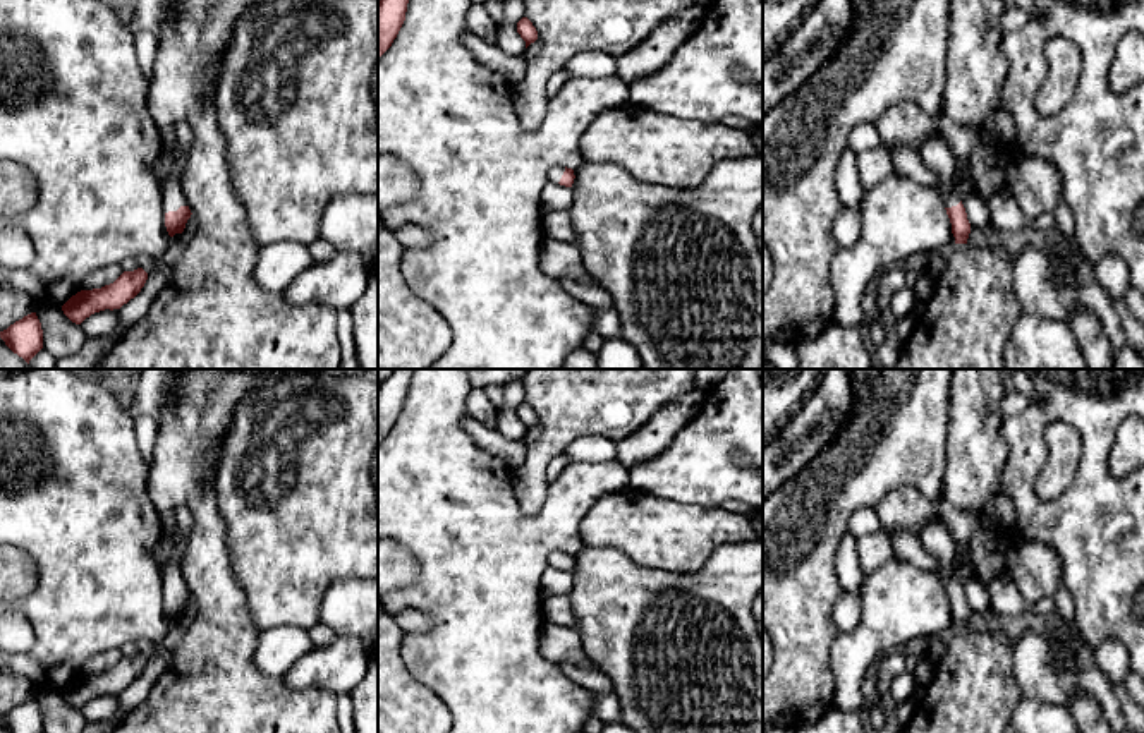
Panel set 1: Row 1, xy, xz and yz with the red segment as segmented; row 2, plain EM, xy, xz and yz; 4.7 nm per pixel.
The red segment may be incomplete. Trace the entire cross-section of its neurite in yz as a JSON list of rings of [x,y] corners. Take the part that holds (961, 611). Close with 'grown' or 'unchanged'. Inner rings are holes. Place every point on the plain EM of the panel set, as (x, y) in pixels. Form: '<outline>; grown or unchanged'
[[[938,517],[922,529],[917,539],[921,541],[924,549],[938,561],[936,577],[940,579],[946,599],[950,603],[955,628],[967,628],[971,618],[971,608],[967,604],[962,582],[953,573],[953,556],[957,542],[952,537],[946,524]]]; grown

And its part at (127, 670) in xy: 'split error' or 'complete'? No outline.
complete

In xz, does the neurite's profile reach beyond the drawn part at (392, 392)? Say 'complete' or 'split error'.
complete

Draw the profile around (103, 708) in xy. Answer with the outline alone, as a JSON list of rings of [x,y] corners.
[[[105,694],[91,699],[81,707],[86,723],[101,723],[113,719],[119,711],[119,694]]]

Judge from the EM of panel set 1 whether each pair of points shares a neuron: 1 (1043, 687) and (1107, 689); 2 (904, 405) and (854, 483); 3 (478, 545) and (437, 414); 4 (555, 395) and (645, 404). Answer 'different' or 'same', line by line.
1: same
2: same
3: same
4: same

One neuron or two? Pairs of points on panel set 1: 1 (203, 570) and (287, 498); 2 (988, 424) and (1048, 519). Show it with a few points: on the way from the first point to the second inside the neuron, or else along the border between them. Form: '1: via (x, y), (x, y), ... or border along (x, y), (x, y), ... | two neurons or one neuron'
1: border along (219, 508), (224, 519), (232, 572), (241, 586) | two neurons
2: border along (1004, 417), (1007, 459), (997, 491) | two neurons

